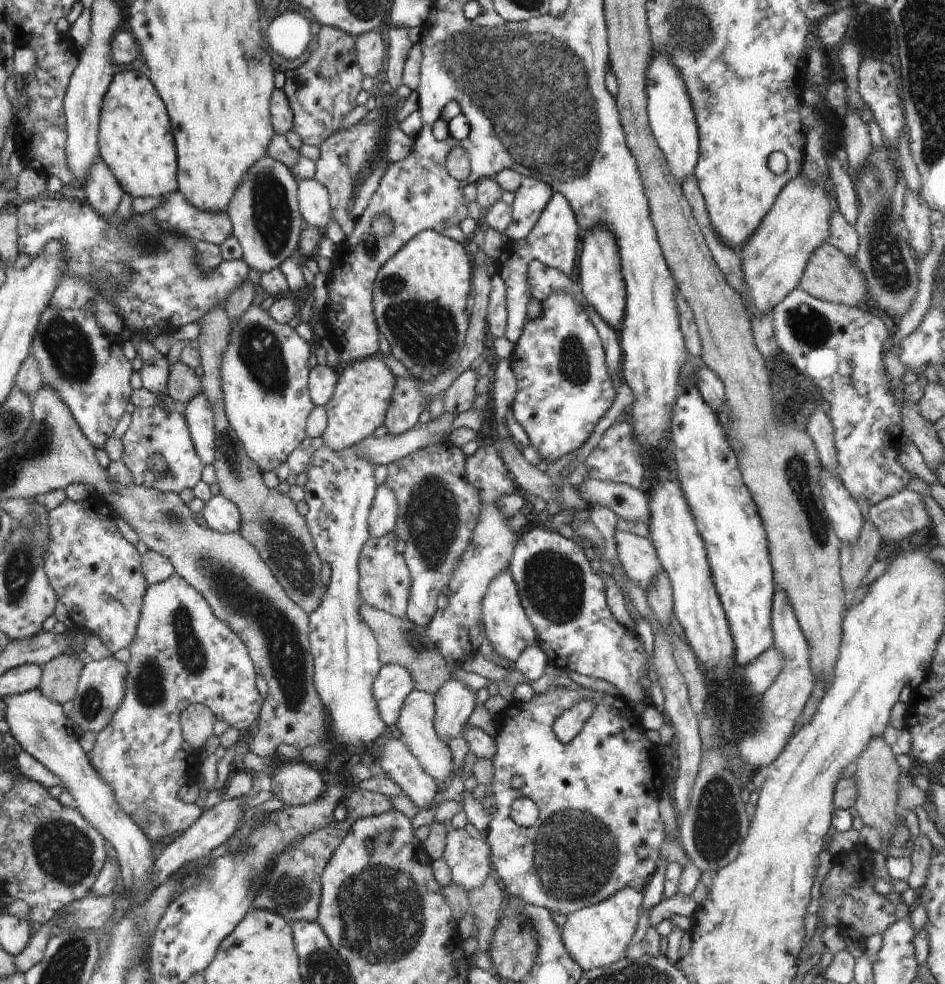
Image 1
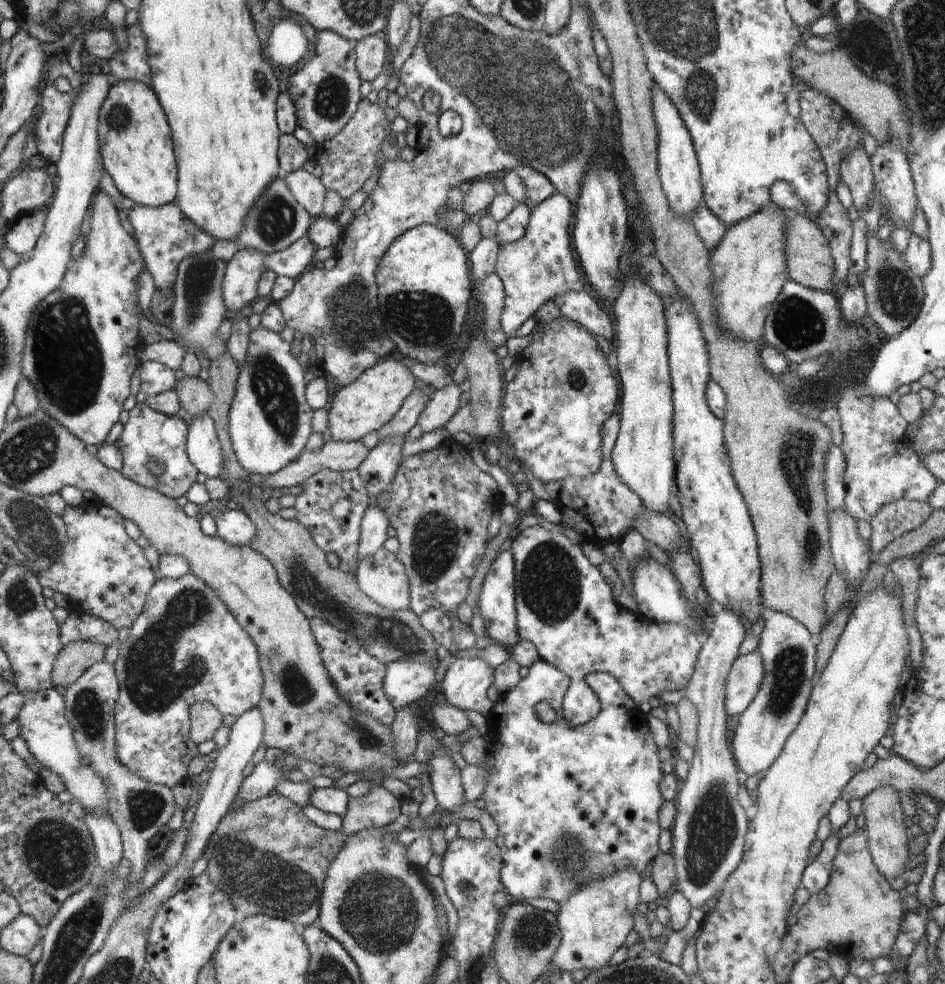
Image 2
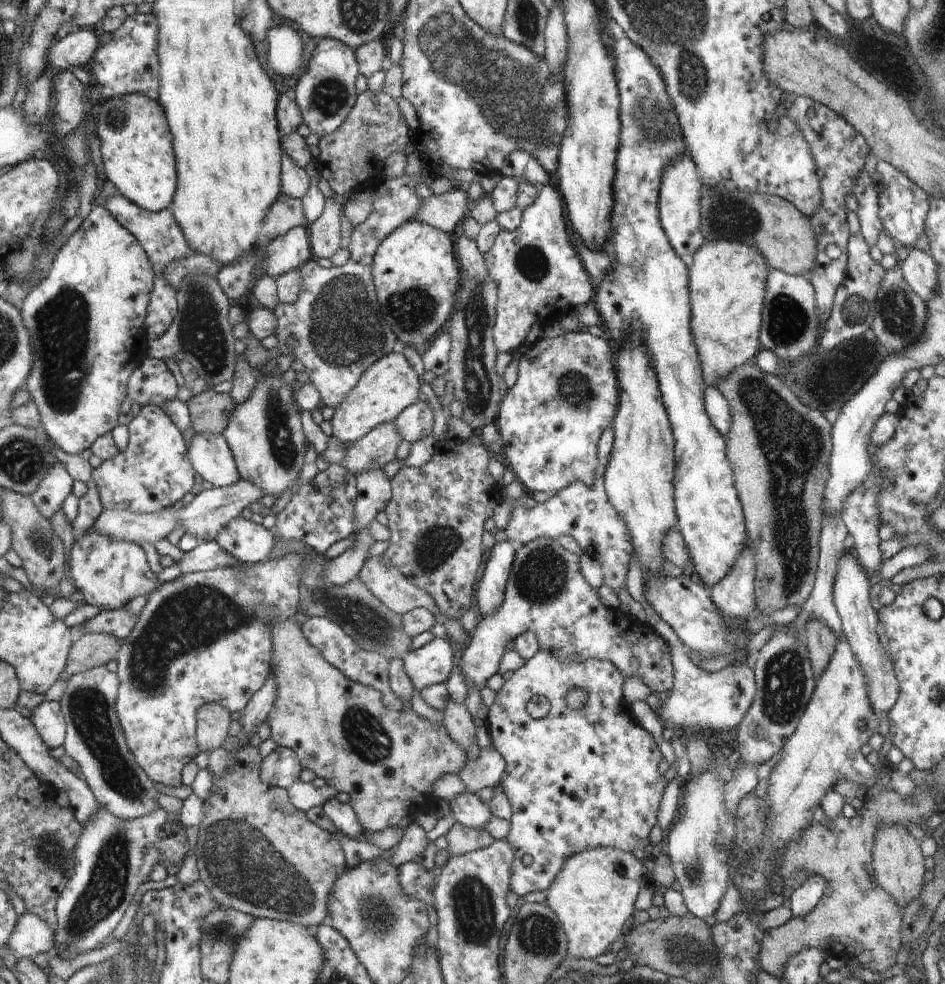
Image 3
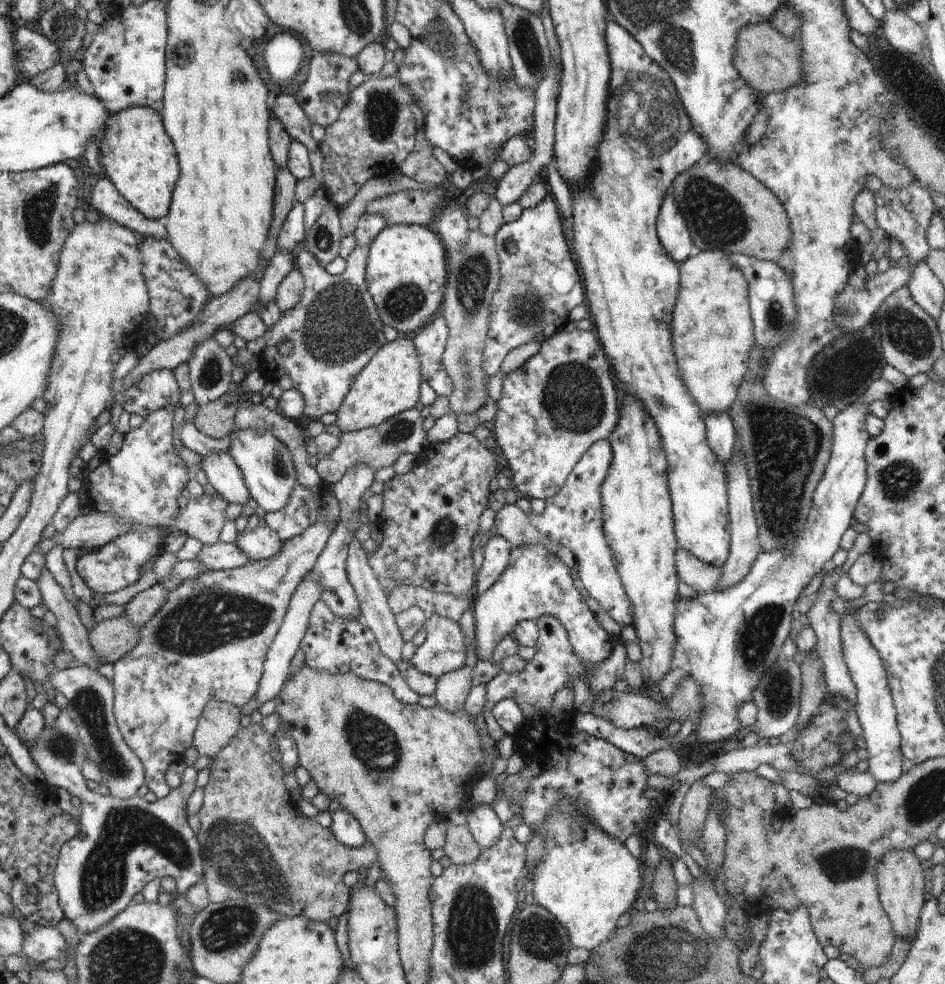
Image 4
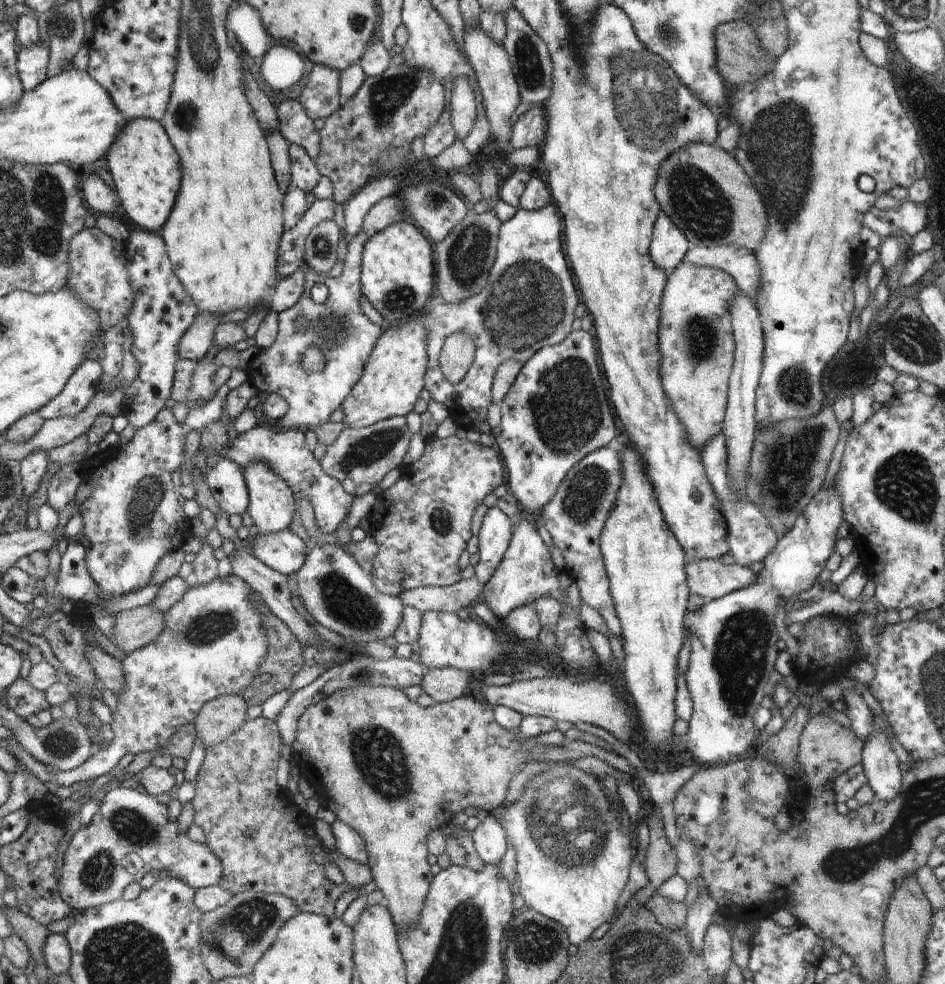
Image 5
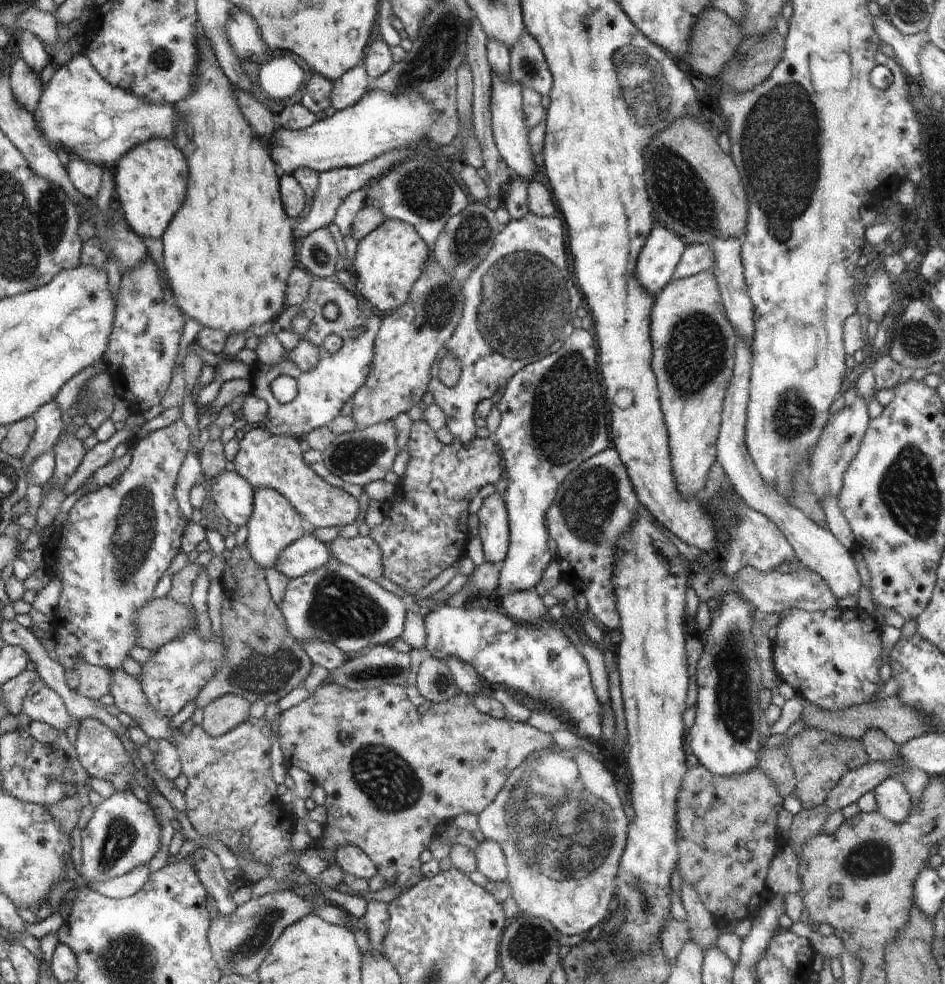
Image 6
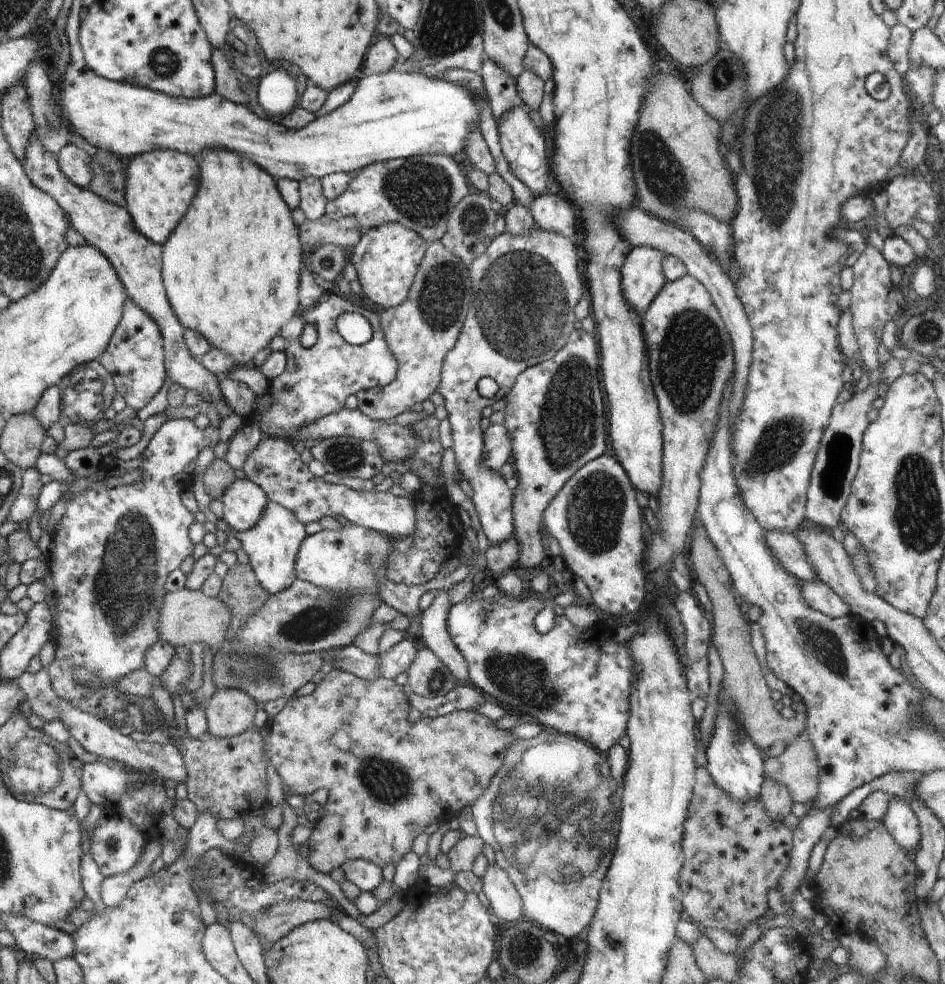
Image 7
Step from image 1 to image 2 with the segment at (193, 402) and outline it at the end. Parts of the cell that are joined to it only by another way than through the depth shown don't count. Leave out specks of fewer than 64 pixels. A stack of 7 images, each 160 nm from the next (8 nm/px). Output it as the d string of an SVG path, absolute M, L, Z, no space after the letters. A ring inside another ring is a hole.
M207 412L200 413L188 427L186 452L190 462L208 478L222 476L225 460L214 421Z

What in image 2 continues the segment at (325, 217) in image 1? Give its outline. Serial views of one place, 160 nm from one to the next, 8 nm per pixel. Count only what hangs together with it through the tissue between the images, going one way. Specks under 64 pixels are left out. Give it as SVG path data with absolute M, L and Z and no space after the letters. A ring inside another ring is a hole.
M303 168L293 173L282 173L290 192L300 206L310 214L312 220L324 216L322 211L327 188L321 179L307 173Z

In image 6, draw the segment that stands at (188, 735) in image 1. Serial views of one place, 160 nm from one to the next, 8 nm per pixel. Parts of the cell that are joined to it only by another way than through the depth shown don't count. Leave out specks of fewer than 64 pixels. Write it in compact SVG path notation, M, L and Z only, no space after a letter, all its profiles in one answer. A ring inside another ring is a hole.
M221 696L203 708L201 727L213 737L226 734L251 717L250 705L243 696Z

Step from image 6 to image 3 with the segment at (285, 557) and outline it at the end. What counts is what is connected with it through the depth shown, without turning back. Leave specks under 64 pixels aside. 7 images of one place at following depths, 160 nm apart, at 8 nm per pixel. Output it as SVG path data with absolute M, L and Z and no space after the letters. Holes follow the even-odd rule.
M236 517L216 535L217 545L246 565L268 561L275 538L264 527L251 519Z

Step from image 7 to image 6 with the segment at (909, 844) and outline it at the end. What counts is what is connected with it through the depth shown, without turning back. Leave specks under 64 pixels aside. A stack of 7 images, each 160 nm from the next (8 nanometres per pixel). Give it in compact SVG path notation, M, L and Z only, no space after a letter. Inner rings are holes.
M886 777L873 790L878 812L893 823L901 823L915 815L906 787L896 777Z

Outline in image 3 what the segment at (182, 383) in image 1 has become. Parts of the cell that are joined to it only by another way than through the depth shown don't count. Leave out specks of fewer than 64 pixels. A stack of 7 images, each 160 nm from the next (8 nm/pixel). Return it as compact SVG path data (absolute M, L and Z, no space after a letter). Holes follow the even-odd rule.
M206 389L192 395L187 407L191 427L196 433L222 433L236 408L236 402L229 393L215 393Z

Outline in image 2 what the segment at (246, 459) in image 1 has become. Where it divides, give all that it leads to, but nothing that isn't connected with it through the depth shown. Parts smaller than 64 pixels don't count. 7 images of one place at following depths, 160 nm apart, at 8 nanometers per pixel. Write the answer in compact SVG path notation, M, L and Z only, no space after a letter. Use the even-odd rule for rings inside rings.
M224 351L215 361L206 362L208 365L208 380L207 383L213 392L213 401L208 407L208 416L214 421L217 437L219 438L220 446L223 448L225 460L225 471L223 472L222 480L230 484L231 489L225 499L242 509L248 518L256 527L256 536L252 539L250 548L259 552L277 572L280 586L294 599L295 605L309 618L318 617L327 620L332 626L351 634L354 638L360 641L360 644L375 656L380 662L385 665L396 661L416 661L417 663L430 663L438 660L437 658L437 642L435 638L420 624L419 618L408 608L403 611L393 611L379 604L376 604L371 598L368 598L360 590L354 574L343 573L339 568L330 568L324 551L321 551L313 541L312 535L308 532L305 526L302 526L296 519L284 519L278 514L273 514L266 509L265 503L259 498L256 492L254 479L250 474L246 473L242 465L238 462L229 433L229 408L234 396L237 376L239 368L228 351Z

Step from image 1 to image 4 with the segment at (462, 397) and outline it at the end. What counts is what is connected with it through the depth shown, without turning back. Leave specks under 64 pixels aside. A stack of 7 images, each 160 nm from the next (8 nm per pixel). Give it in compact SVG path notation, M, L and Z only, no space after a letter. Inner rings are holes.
M416 409L406 410L397 416L392 416L379 426L356 430L356 432L346 432L340 434L339 437L340 444L332 451L332 454L320 457L318 465L315 467L320 479L330 485L339 482L350 468L354 468L358 464L364 464L364 466L368 464L376 472L382 468L393 466L403 453L412 453L420 457L428 443L423 419Z

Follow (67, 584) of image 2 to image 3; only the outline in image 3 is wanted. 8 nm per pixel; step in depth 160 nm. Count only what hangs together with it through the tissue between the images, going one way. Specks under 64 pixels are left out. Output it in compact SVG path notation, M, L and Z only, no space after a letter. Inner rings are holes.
M92 527L85 531L80 538L74 539L74 542L65 570L70 584L84 594L82 601L84 604L99 608L101 612L119 611L122 608L128 609L128 604L133 598L151 593L157 587L156 581L158 578L150 569L150 565L146 561L146 553L139 544L110 538L95 531Z

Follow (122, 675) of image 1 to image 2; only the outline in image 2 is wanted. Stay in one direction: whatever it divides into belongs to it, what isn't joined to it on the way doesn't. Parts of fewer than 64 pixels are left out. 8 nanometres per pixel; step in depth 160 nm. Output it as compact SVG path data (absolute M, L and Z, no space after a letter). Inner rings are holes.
M106 660L94 663L84 674L78 677L76 682L73 682L63 696L66 707L66 718L73 730L73 737L77 744L77 752L81 757L88 760L93 771L100 775L107 786L107 795L109 796L109 816L119 828L121 843L123 846L123 858L130 860L132 872L126 879L128 882L135 885L139 878L143 875L145 866L147 865L147 846L151 842L151 838L163 827L170 822L176 803L174 795L169 788L164 785L153 785L147 780L135 775L127 769L118 759L115 754L115 720L114 720L114 705L119 697L119 682L117 673L113 665Z

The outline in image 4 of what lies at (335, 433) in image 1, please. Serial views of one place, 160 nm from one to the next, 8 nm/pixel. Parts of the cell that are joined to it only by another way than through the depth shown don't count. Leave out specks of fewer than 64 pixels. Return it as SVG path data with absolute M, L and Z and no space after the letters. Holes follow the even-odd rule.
M400 334L395 341L387 342L353 381L342 406L336 413L335 426L341 434L356 432L389 420L406 410L415 409L419 402L420 385L423 382L420 358L413 336Z

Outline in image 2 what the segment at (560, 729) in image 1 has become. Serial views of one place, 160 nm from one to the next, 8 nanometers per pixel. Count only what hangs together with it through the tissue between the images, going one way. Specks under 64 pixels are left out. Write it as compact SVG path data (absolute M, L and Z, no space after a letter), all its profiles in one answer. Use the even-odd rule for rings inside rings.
M541 525L528 527L514 538L510 546L515 568L515 607L517 629L522 639L532 642L540 658L569 676L571 683L562 699L560 714L548 702L538 702L534 709L538 719L553 723L563 719L568 727L579 727L594 720L601 710L598 695L584 679L590 673L610 673L632 699L639 713L648 715L650 698L659 697L664 690L684 689L693 675L702 639L683 624L650 621L622 607L611 594L612 587L588 561L580 544L574 544L561 533L553 533Z

